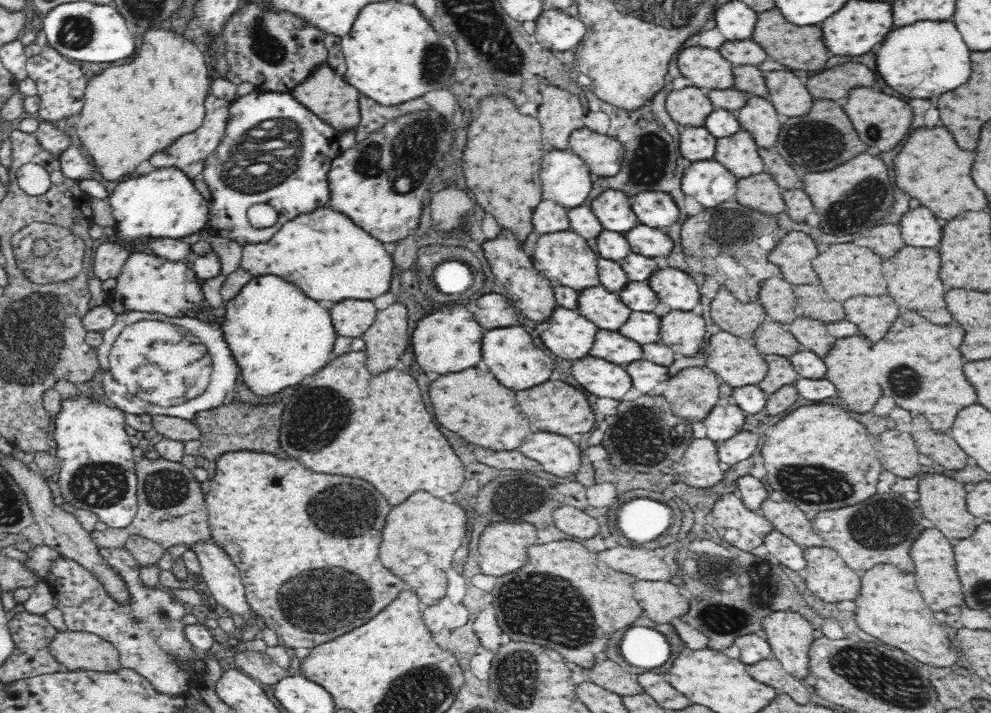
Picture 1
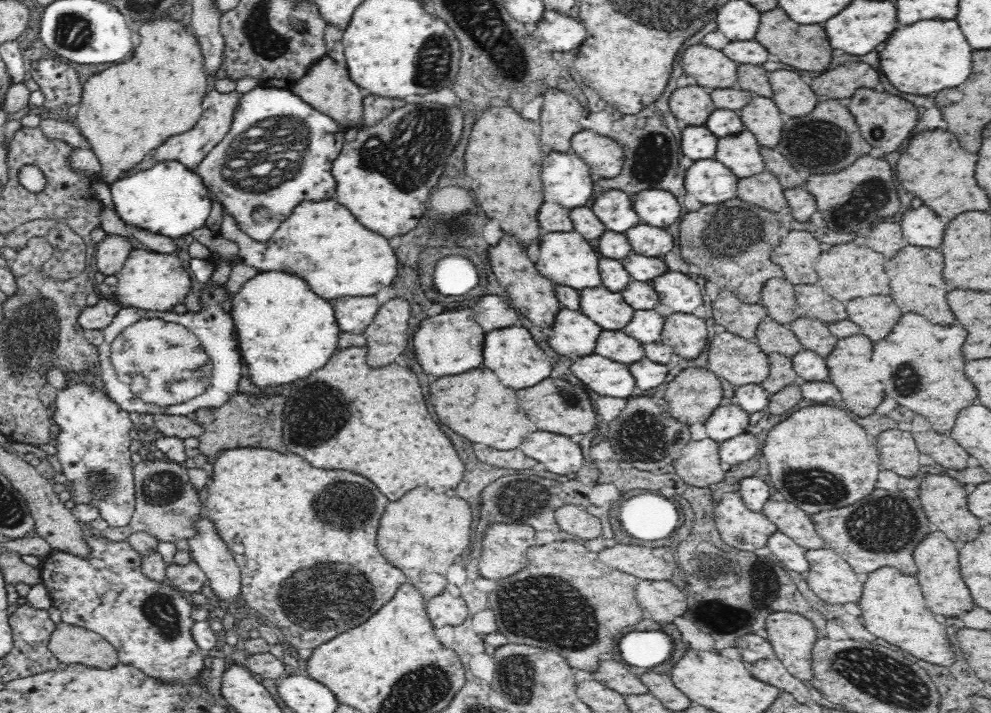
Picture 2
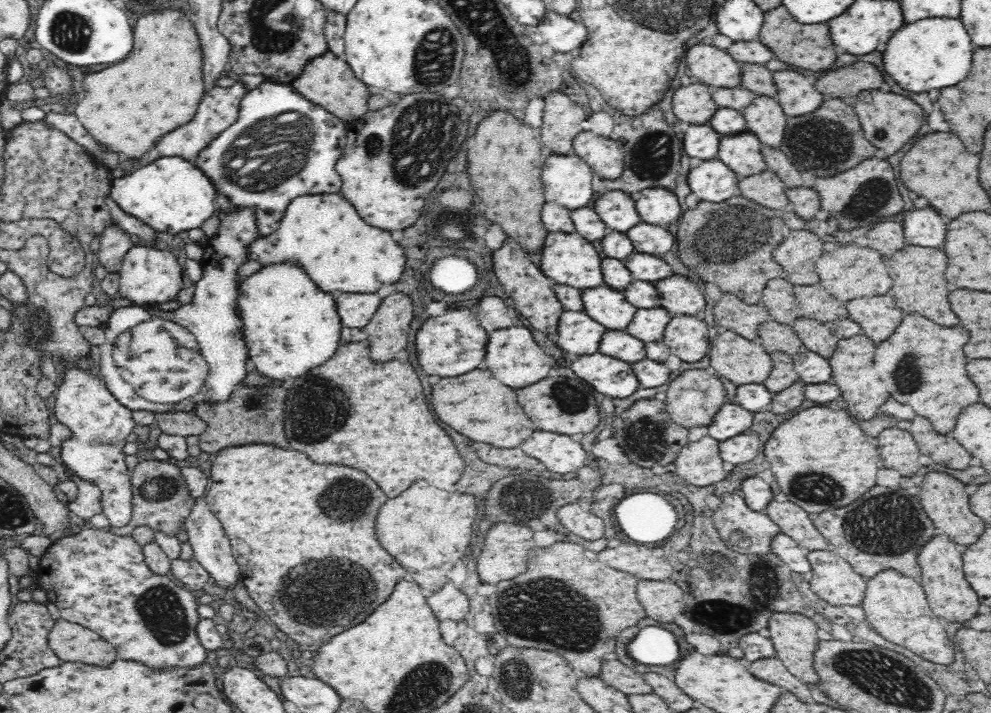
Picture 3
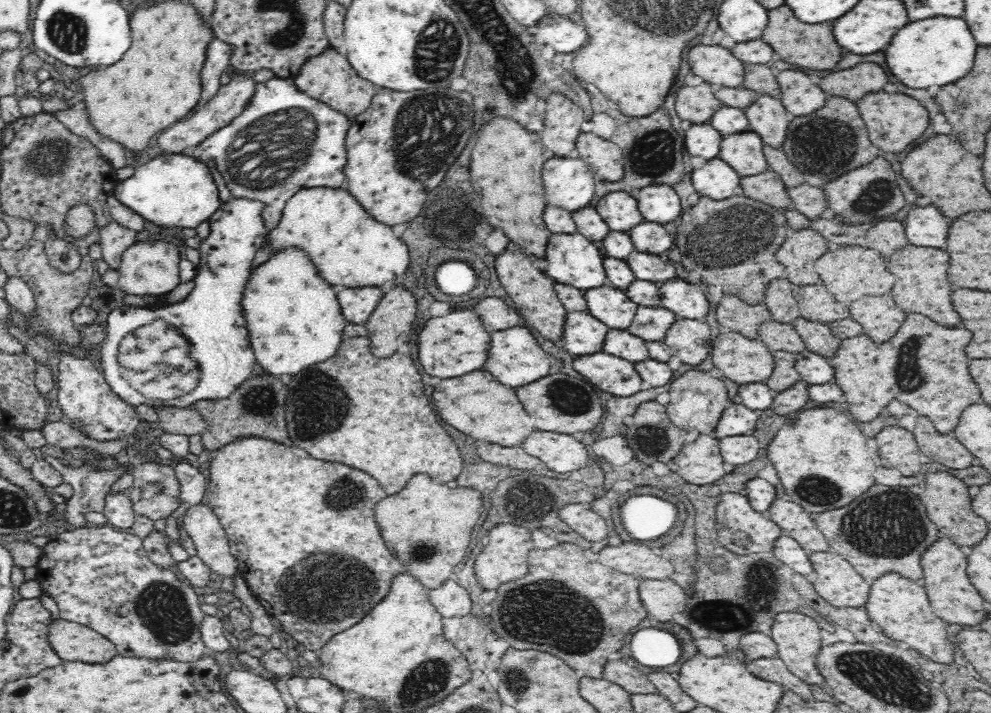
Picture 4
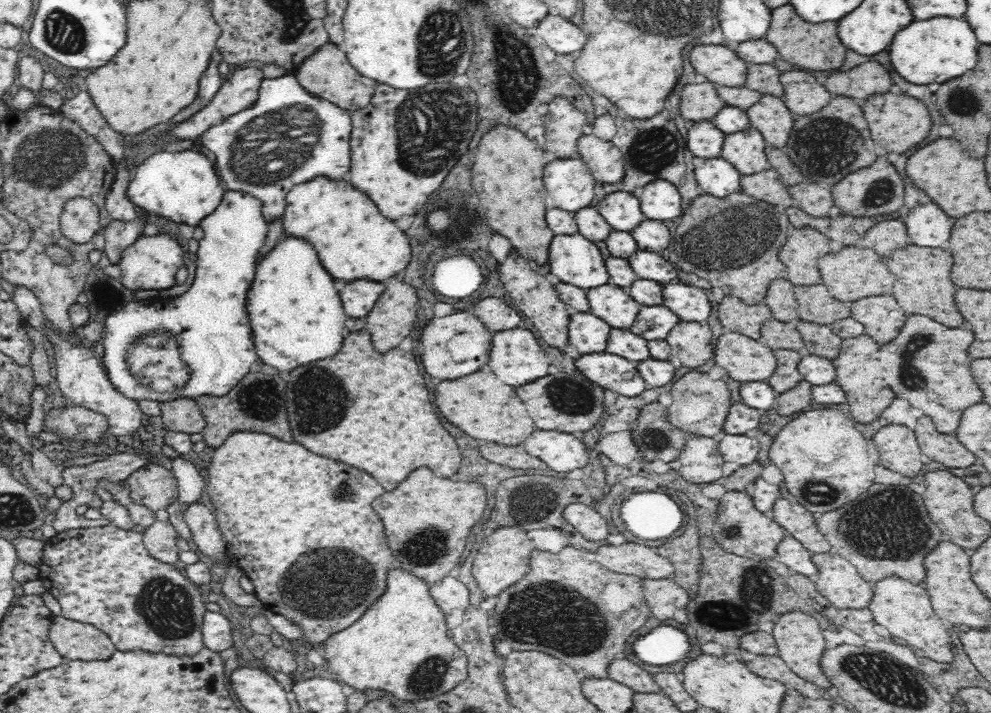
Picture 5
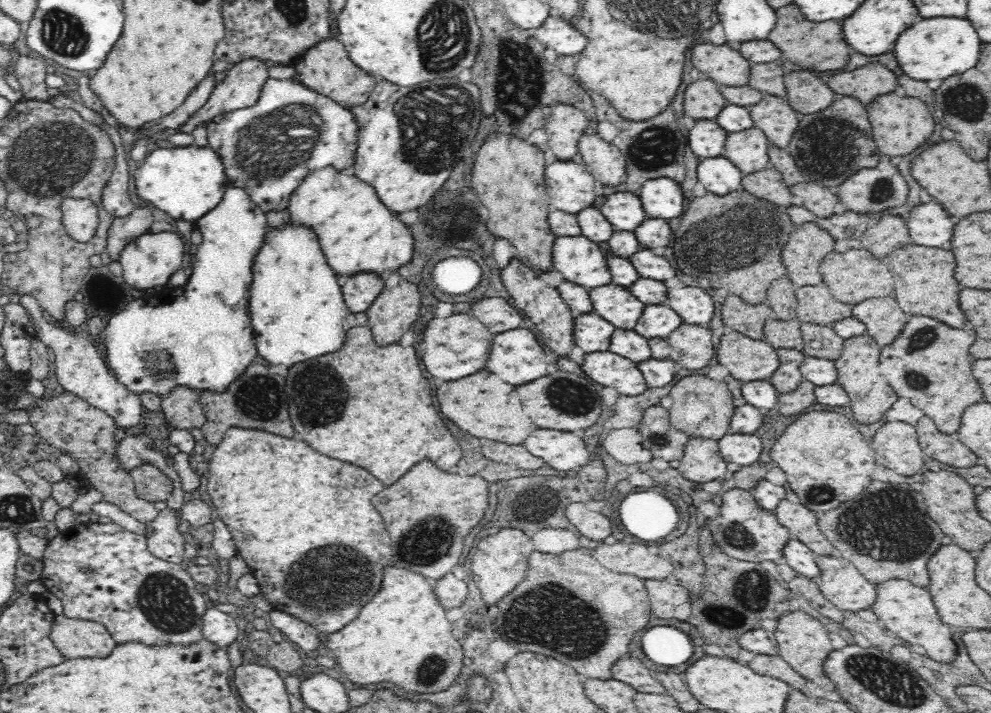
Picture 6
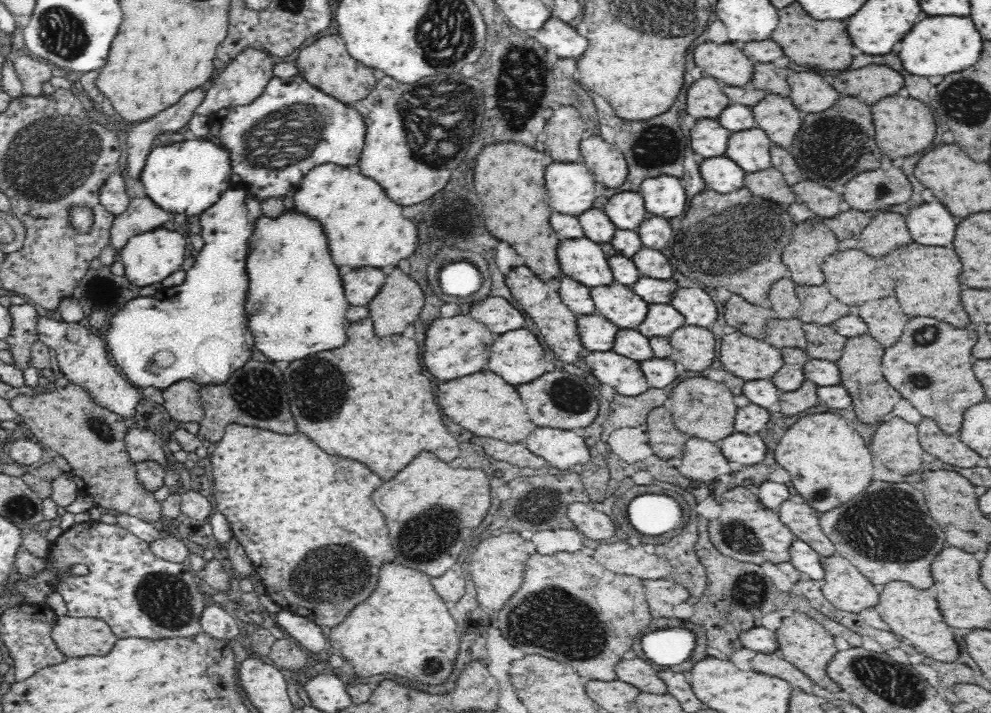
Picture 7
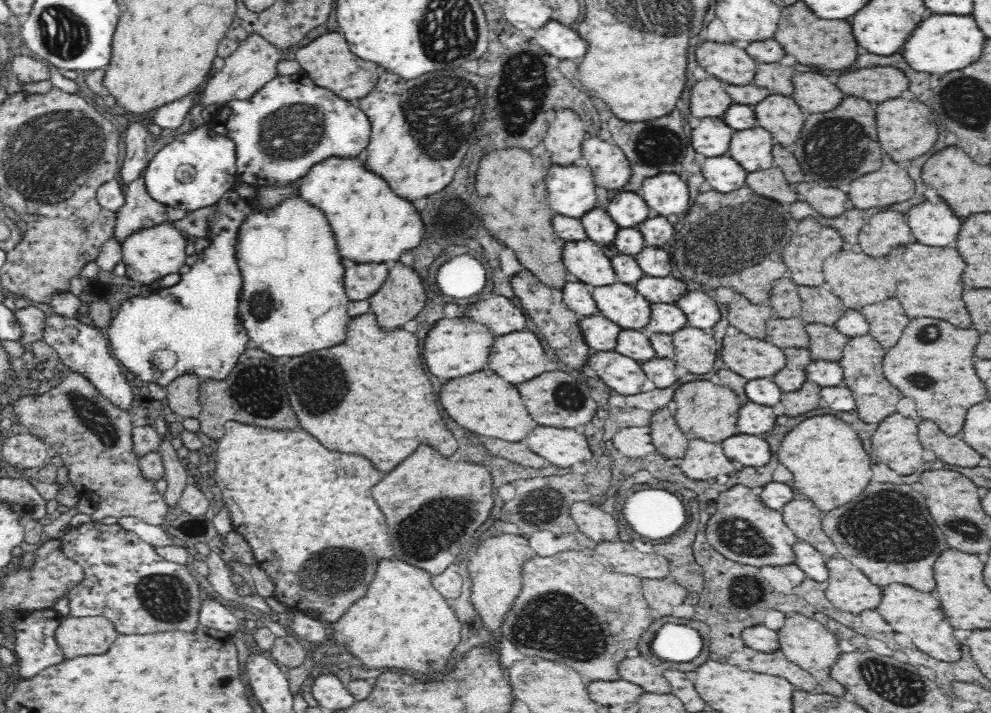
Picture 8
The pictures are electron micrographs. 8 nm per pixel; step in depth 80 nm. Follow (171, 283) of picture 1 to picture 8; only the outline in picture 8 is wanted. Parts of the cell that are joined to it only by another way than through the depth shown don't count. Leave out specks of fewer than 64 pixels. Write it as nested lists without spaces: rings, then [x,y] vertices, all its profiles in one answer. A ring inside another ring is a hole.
[[[168,218],[149,227],[134,229],[122,242],[121,247],[123,261],[128,267],[127,276],[144,285],[150,285],[167,274],[178,273],[187,257],[186,242],[182,229],[174,226]]]

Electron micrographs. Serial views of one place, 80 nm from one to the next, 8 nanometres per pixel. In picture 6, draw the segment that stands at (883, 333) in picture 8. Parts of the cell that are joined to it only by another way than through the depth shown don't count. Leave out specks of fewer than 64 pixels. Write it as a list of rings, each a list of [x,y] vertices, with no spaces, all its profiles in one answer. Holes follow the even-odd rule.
[[[874,298],[860,302],[854,306],[852,314],[866,324],[868,334],[880,346],[892,344],[900,336],[904,324],[908,322],[906,314],[900,310],[894,298]]]

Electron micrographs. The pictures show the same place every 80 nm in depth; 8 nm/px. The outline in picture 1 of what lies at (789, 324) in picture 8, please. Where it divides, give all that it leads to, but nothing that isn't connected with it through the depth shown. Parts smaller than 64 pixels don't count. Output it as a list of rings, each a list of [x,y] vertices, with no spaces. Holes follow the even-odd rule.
[[[766,319],[752,334],[751,341],[757,345],[763,354],[779,354],[790,357],[802,350],[796,337],[783,325],[773,320]]]

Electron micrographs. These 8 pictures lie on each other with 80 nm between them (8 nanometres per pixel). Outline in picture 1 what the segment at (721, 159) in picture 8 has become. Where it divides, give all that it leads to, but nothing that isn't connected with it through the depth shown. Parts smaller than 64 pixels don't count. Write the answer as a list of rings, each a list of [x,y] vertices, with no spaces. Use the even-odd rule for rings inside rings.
[[[713,158],[694,162],[683,174],[681,188],[704,208],[718,206],[735,198],[737,179],[725,166]]]

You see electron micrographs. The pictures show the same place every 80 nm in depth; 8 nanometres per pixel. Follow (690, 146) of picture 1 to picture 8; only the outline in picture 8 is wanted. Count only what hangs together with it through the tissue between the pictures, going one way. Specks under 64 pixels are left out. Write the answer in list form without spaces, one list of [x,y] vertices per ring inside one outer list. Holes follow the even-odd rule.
[[[702,118],[699,126],[688,129],[691,145],[705,159],[726,155],[734,130],[718,118]]]

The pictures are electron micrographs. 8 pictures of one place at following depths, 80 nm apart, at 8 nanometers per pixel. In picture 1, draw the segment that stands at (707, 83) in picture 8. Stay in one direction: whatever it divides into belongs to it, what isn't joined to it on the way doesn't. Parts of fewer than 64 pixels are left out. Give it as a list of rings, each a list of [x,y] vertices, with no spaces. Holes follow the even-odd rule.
[[[696,86],[674,90],[672,94],[668,94],[666,109],[672,119],[680,122],[680,126],[702,127],[708,114],[714,110],[706,94]]]

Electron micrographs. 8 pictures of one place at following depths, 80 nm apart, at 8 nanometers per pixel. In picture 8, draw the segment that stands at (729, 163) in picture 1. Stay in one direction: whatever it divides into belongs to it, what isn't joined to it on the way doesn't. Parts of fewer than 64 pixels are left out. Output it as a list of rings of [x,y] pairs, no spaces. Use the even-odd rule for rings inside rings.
[[[752,128],[734,134],[727,154],[734,157],[748,172],[766,170],[773,166],[772,150],[775,143],[768,130]]]

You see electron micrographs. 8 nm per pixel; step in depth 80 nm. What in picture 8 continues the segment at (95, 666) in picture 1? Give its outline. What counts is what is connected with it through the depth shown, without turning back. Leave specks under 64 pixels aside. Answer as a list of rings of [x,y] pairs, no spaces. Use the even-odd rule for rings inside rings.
[[[104,616],[65,617],[56,628],[56,640],[66,659],[106,652],[118,636],[114,623]]]

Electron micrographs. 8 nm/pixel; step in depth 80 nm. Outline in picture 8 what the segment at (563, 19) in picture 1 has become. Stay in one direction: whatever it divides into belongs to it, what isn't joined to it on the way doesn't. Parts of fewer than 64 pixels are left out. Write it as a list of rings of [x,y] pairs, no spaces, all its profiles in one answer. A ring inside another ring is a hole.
[[[551,19],[542,29],[536,31],[538,46],[546,49],[550,56],[557,56],[562,60],[584,58],[586,42],[578,36],[577,32],[564,26],[561,22]]]

